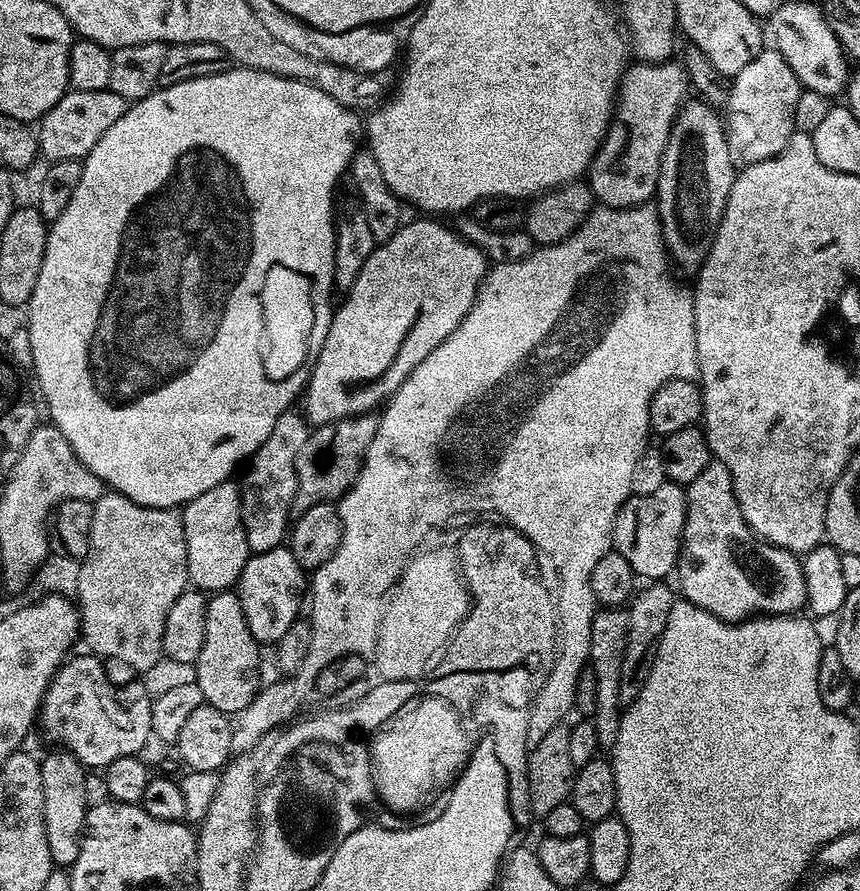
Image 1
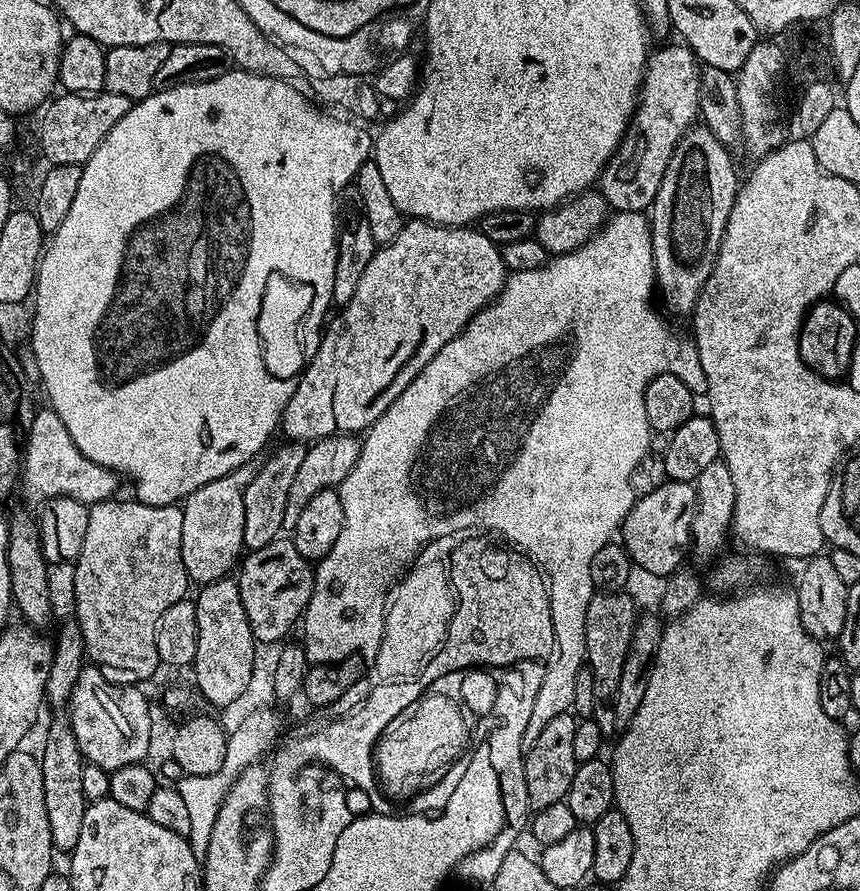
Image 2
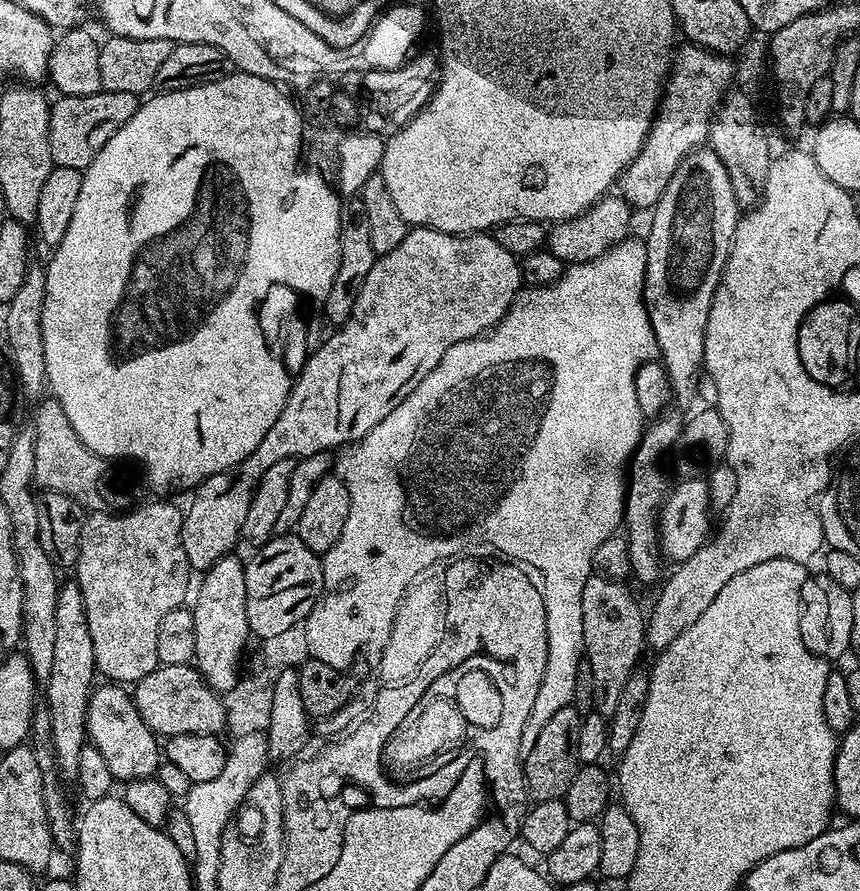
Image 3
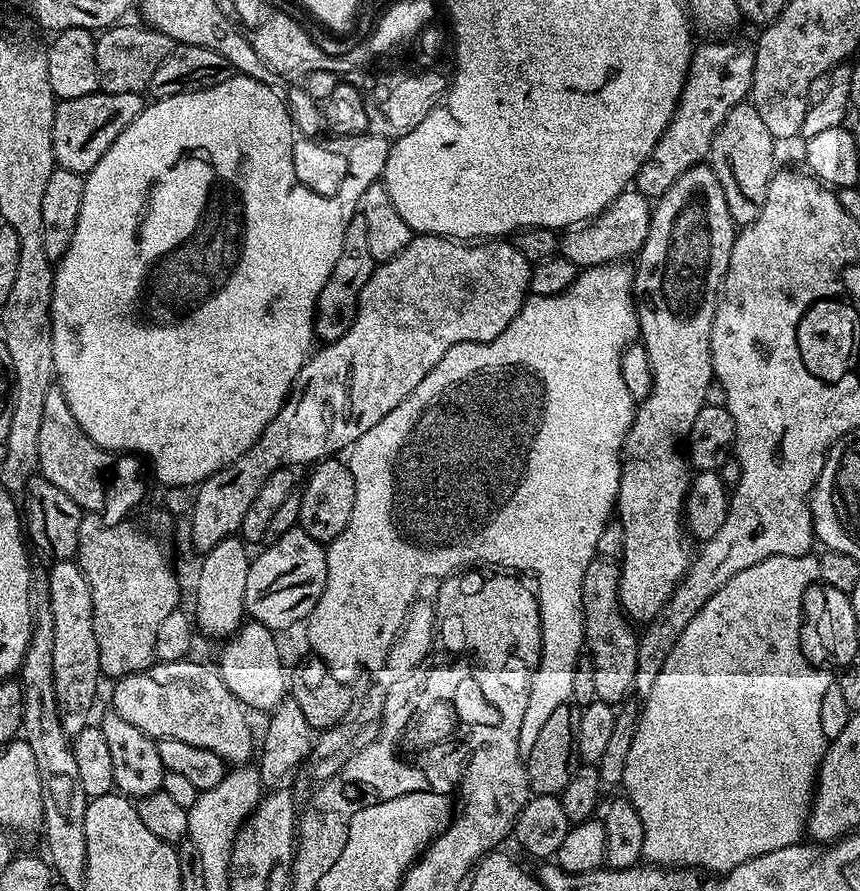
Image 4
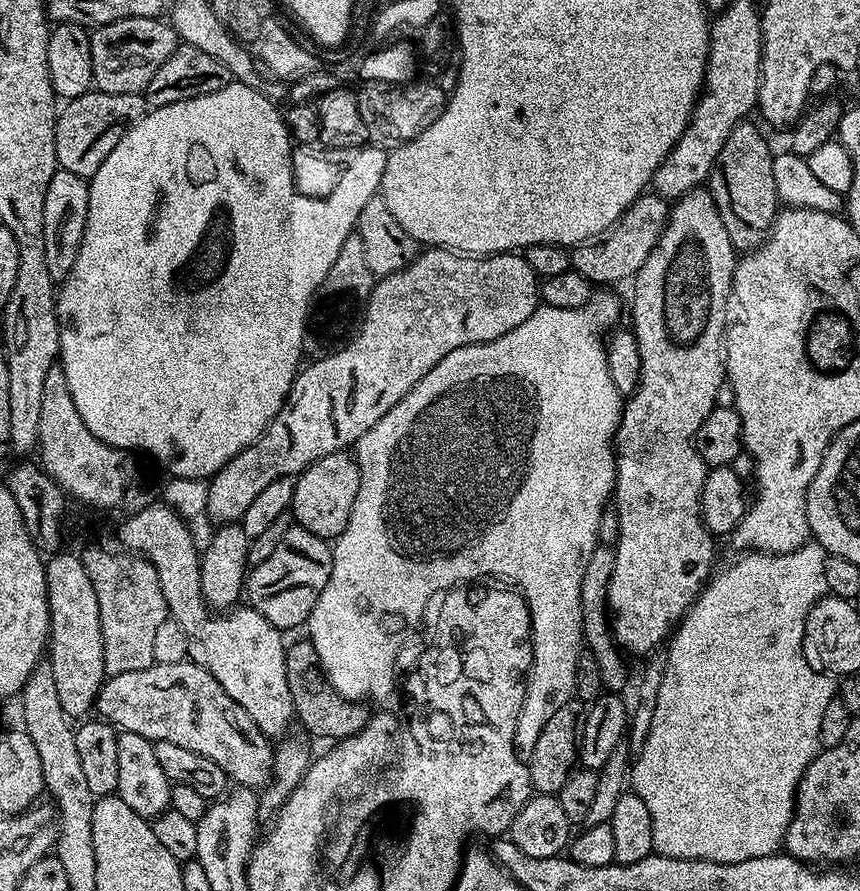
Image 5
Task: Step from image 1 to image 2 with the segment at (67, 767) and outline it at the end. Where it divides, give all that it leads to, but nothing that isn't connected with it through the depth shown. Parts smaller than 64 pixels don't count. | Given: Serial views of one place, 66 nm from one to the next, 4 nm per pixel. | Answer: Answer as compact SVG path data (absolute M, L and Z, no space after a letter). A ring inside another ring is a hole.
M60 714L49 722L48 733L44 736L44 753L39 753L38 759L42 770L42 794L46 798L46 818L50 818L52 847L57 853L70 854L78 846L82 818L90 801L82 794L82 770L86 761L67 715Z

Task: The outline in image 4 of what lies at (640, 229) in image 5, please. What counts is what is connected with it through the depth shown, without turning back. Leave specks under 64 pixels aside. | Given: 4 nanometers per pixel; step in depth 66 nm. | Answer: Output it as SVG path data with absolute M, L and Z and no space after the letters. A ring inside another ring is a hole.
M625 190L613 204L600 213L595 220L569 231L568 236L559 241L559 255L565 256L577 269L597 268L603 264L614 264L627 261L627 256L635 257L640 247L646 242L650 230L653 205L649 197L635 190Z

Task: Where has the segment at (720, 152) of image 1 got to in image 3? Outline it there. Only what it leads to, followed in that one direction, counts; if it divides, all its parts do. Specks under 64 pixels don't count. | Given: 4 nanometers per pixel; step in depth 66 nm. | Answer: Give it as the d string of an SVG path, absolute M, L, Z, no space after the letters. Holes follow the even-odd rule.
M701 146L694 149L690 154L686 154L686 158L682 158L682 162L678 162L678 170L674 170L674 178L670 178L670 182L666 186L666 190L662 194L662 198L658 198L656 207L651 209L652 225L648 228L648 236L646 235L646 274L644 275L644 311L648 313L648 321L654 332L656 339L656 350L658 353L659 363L664 365L664 373L668 376L668 382L671 391L680 400L688 400L696 392L696 383L699 382L700 376L702 380L702 369L704 366L704 334L706 328L706 318L710 312L712 299L716 293L716 287L720 281L720 275L724 269L724 263L728 257L728 251L732 245L732 235L736 229L736 224L742 215L741 205L737 204L734 198L734 188L730 186L730 176L726 174L726 166L722 166L722 162L718 158L718 154L714 154L711 146Z

